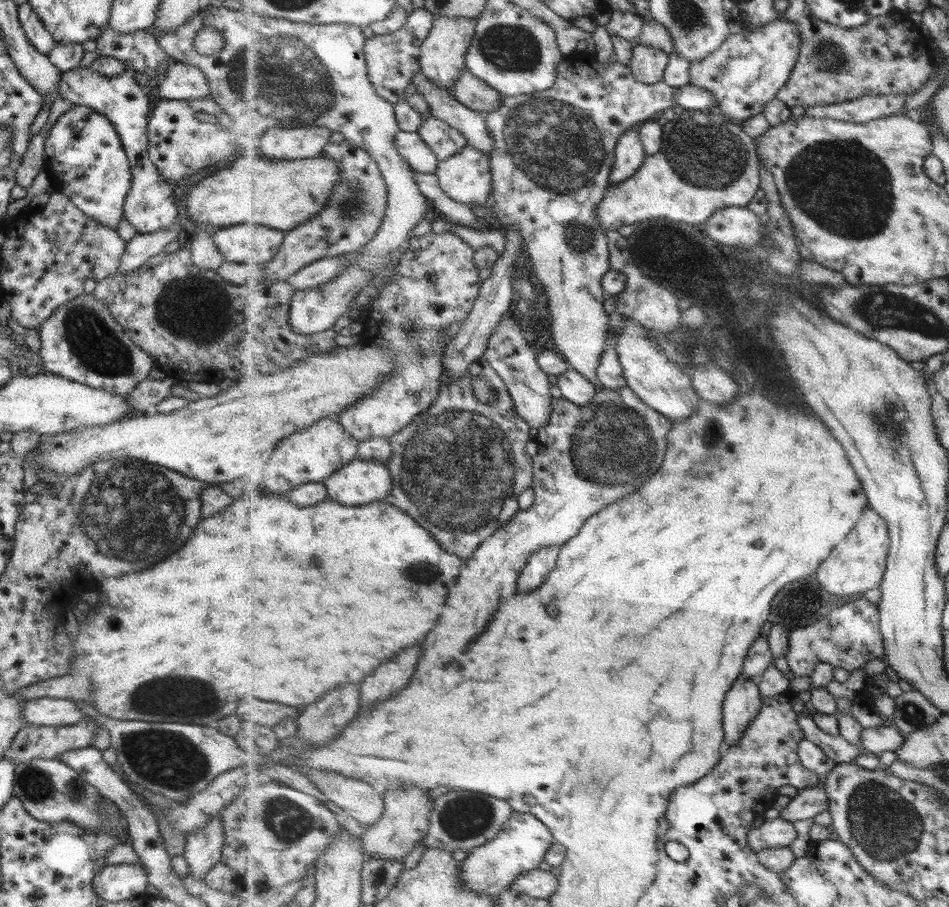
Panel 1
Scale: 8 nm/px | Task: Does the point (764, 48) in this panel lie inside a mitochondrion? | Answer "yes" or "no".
no

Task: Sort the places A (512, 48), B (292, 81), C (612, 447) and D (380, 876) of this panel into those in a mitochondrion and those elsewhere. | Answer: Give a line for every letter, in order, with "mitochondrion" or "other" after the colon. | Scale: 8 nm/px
A: mitochondrion
B: mitochondrion
C: mitochondrion
D: other

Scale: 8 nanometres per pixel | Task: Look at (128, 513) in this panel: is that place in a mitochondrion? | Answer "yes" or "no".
yes

